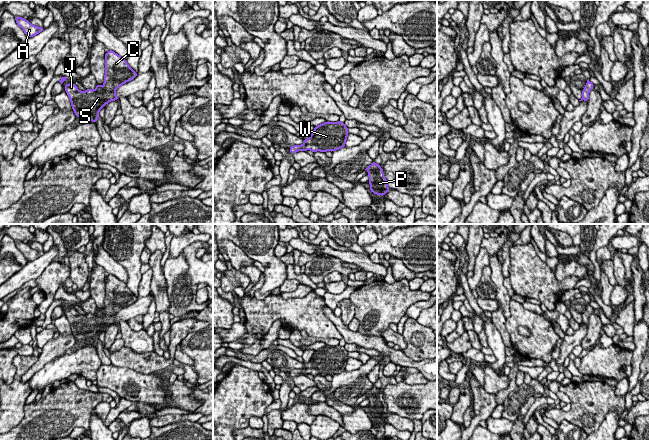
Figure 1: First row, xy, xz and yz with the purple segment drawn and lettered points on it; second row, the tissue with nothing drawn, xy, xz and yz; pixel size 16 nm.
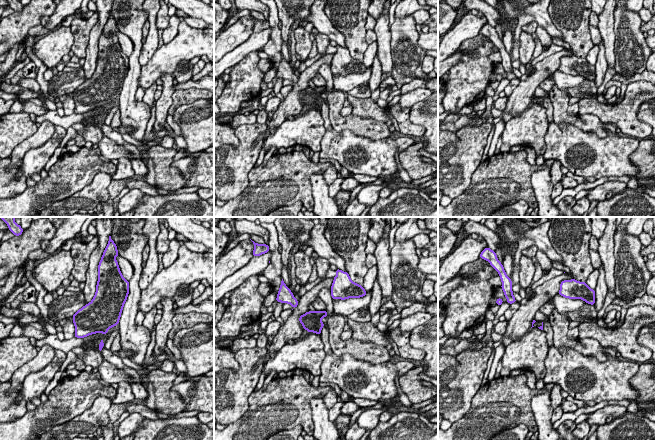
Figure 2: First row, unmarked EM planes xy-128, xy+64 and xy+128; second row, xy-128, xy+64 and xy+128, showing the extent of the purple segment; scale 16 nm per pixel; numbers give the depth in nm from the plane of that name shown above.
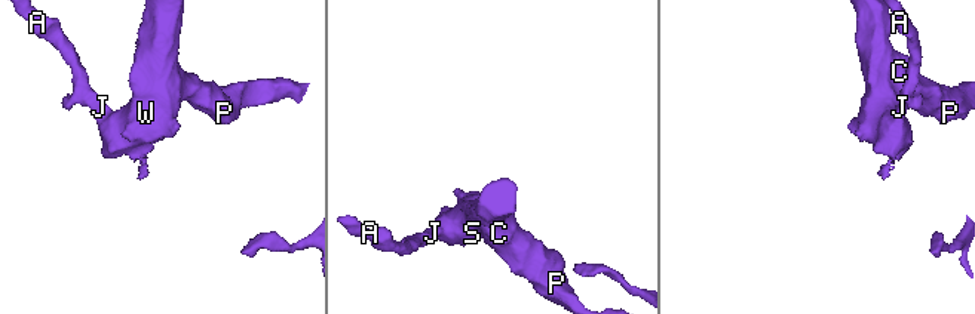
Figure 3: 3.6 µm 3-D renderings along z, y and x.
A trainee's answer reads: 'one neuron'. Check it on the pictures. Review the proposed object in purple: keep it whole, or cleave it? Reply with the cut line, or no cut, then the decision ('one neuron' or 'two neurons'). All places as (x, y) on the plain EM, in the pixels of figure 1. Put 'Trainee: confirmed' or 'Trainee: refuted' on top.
Trainee: confirmed
no cut; one neuron

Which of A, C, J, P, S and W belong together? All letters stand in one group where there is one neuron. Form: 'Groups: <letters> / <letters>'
Groups: A C J P S W

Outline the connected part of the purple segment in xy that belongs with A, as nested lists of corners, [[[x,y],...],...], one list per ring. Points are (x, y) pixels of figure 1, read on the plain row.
[[[15,240],[15,244],[18,250],[20,250],[28,262],[33,261],[44,254],[43,251],[37,251],[32,249],[28,244],[22,241]]]

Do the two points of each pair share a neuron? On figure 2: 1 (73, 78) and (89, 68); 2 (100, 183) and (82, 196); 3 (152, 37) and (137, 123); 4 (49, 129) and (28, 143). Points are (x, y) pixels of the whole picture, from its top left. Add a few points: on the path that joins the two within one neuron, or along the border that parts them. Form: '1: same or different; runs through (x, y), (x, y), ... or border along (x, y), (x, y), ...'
1: different; border along (82, 68), (86, 79)
2: same; runs through (96, 187), (86, 196)
3: different; border along (143, 43), (139, 56), (140, 65)
4: same; runs through (44, 133), (33, 141)

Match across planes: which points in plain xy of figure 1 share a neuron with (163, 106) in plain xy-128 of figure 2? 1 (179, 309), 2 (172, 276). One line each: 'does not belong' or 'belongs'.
1: does not belong
2: does not belong

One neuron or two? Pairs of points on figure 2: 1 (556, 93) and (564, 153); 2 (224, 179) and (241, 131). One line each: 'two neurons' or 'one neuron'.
1: two neurons
2: one neuron

